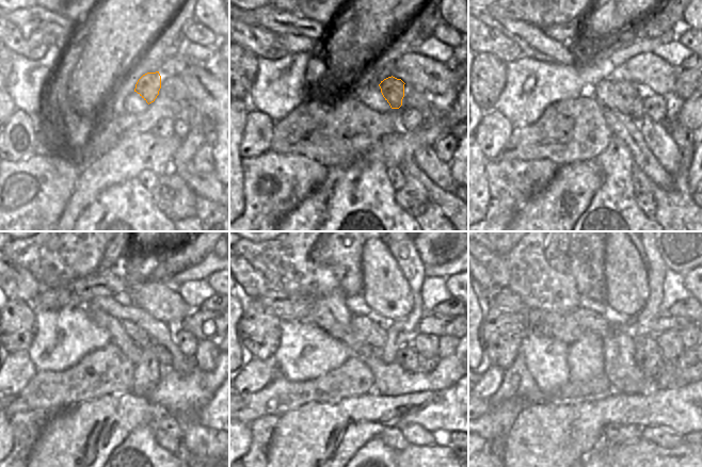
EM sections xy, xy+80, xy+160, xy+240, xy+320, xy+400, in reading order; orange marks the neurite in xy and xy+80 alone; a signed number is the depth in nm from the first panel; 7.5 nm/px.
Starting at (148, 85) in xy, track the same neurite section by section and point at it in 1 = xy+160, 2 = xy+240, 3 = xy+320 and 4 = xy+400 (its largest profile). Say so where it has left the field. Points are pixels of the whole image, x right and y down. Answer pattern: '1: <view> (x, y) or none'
1: xy+160 (635, 103)
2: xy+240 (162, 355)
3: xy+320 (408, 357)
4: xy+400 (648, 355)

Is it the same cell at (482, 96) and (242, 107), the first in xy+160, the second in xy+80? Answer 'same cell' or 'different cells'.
different cells

